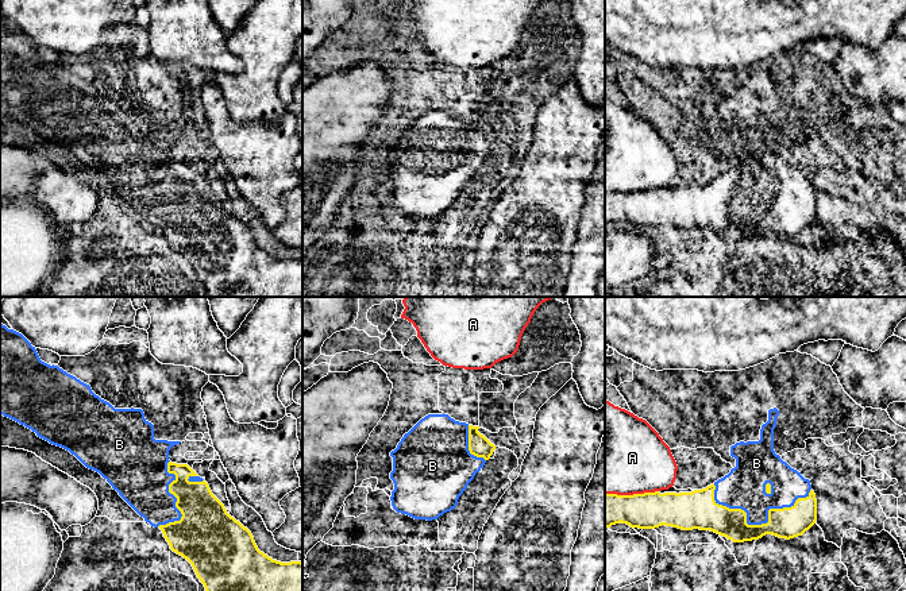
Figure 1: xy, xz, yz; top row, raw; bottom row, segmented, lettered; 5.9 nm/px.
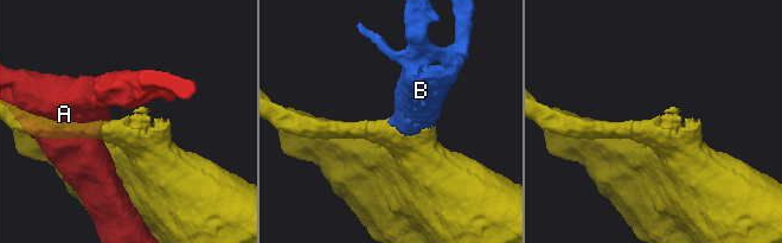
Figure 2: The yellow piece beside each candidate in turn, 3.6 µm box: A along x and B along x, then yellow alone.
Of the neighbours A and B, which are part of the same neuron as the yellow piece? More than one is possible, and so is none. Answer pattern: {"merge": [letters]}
{"merge": ["B"]}

